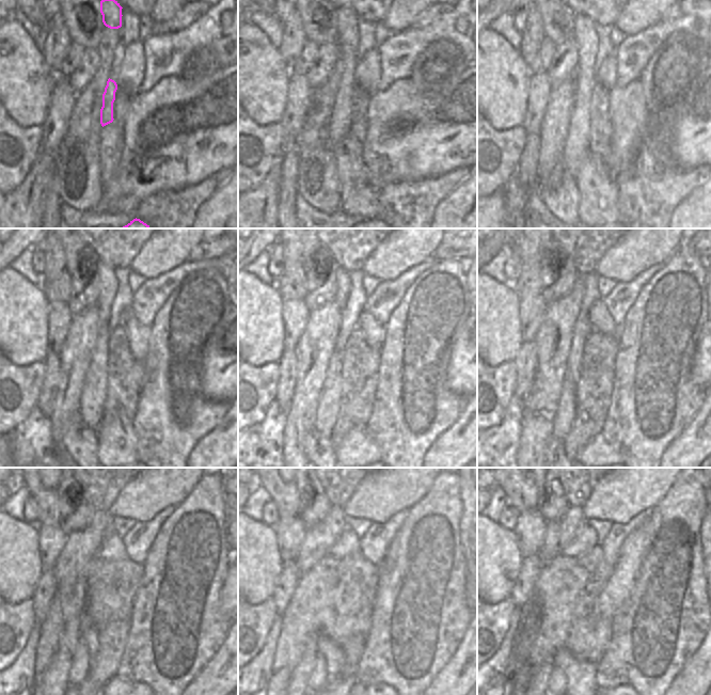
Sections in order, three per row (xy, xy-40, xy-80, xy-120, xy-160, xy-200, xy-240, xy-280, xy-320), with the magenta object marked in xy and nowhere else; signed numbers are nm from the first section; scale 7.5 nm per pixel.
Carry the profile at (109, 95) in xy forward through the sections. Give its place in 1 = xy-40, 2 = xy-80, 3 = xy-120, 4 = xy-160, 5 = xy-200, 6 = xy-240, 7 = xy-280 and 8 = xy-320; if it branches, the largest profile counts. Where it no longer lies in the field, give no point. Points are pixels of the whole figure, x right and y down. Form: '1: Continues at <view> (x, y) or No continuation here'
1: Continues at xy-40 (338, 126)
2: Continues at xy-80 (577, 144)
3: Continues at xy-120 (94, 393)
4: Continues at xy-160 (328, 409)
5: Continues at xy-200 (566, 411)
6: Continues at xy-240 (81, 660)
7: Continues at xy-280 (317, 681)
8: Continues at xy-320 (556, 684)

